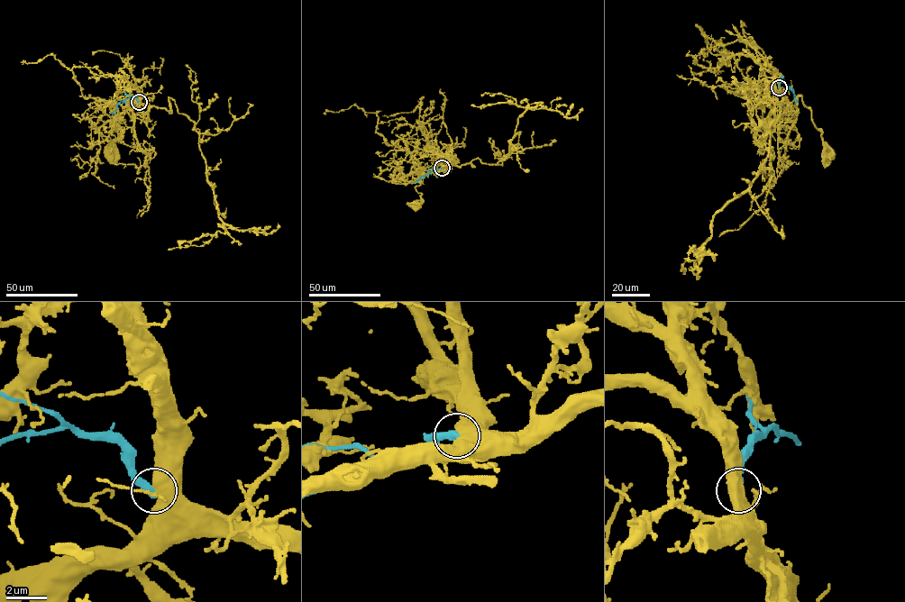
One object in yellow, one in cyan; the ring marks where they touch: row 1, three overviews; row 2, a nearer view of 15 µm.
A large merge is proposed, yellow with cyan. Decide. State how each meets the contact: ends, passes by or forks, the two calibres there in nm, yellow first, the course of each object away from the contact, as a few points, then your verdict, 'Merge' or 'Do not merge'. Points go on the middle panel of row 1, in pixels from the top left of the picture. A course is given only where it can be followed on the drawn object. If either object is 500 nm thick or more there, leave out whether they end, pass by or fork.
Thickness 750 nm (yellow) against 400 nm. Course of yellow: (442, 168), (420, 177), (415, 189), (421, 193), (421, 200), (415, 201), (414, 207). Course of cyan: (442, 168), (412, 182). Do not merge

